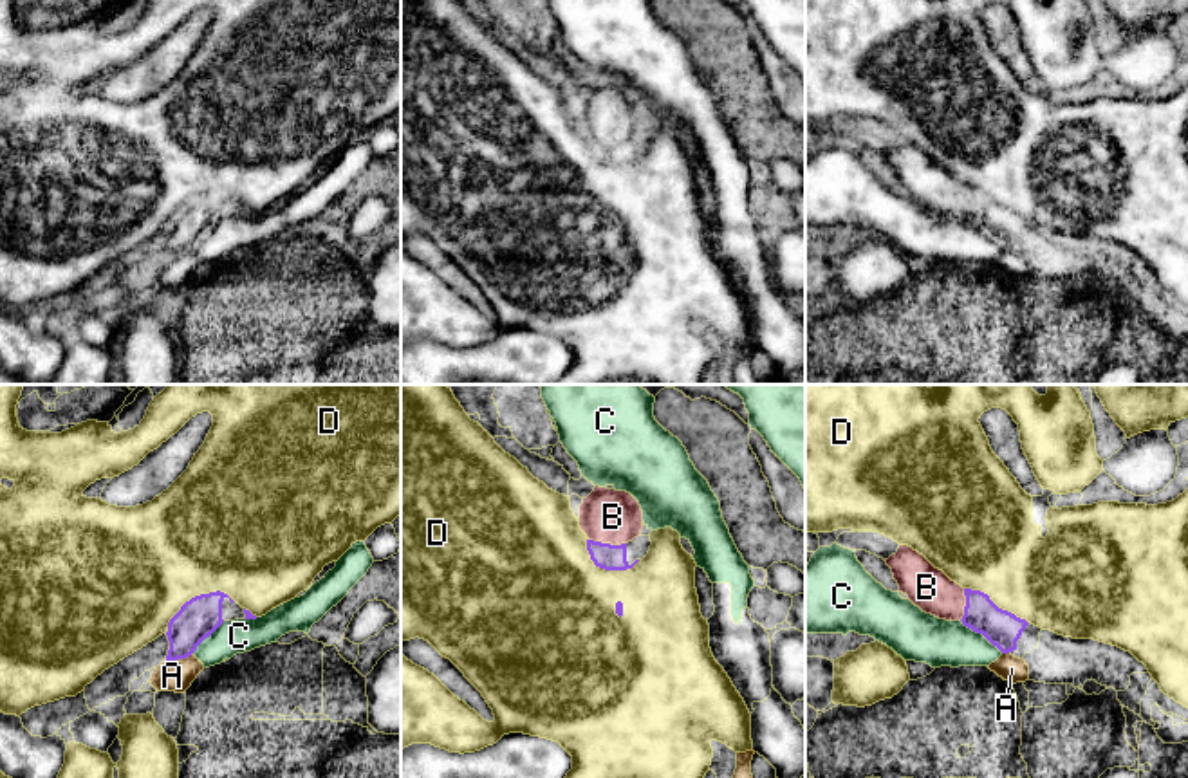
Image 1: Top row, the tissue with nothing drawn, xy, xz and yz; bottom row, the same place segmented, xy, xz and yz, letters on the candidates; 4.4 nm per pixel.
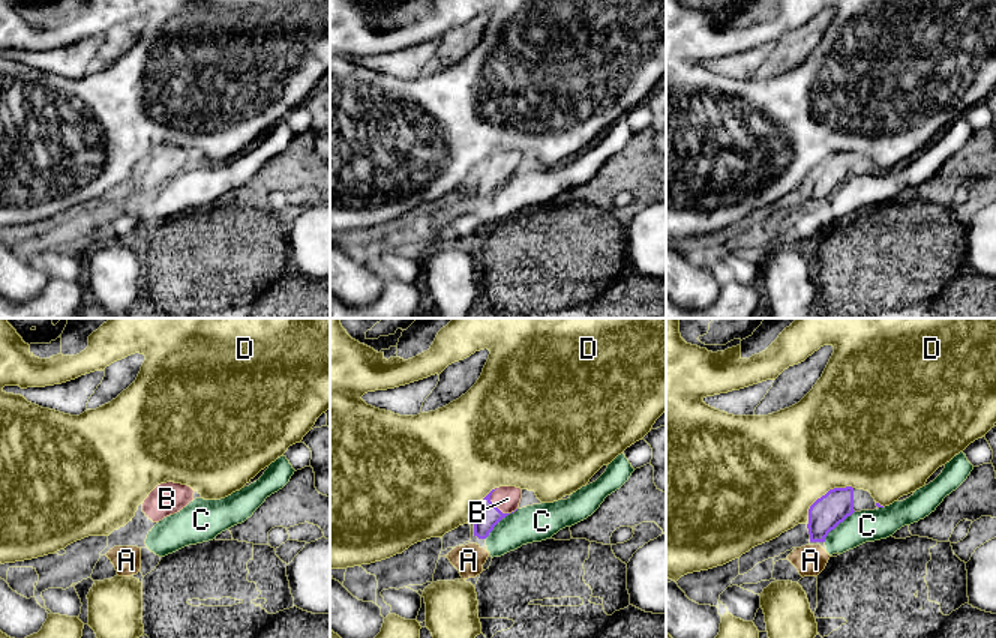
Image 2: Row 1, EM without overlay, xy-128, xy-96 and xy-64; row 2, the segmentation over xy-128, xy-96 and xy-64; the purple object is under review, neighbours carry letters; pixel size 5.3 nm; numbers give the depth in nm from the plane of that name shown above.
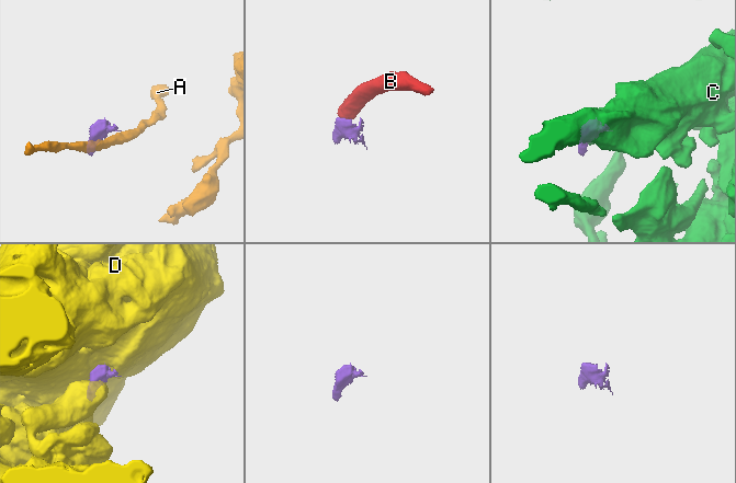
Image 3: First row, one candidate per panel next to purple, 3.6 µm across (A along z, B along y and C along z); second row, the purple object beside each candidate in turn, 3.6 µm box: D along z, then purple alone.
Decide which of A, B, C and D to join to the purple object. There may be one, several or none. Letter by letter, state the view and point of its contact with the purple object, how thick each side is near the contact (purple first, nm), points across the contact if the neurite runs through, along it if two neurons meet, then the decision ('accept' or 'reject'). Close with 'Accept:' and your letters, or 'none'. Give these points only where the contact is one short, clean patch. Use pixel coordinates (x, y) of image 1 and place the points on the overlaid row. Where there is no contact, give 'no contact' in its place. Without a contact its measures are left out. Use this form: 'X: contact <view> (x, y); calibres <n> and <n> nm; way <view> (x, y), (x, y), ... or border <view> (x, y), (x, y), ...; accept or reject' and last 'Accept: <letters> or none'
A: contact xy (179, 657); calibres 180 and 140 nm; border xy (192, 652), (181, 659), (167, 661); reject
B: contact xz (607, 544); calibres 120 and 240 nm; way xz (607, 556), (607, 544), (612, 517); accept
C: contact yz (981, 632); calibres 160 and 220 nm; border yz (961, 620), (1002, 652); reject
D: contact xy (195, 596); calibres 180 and 480 nm; reject
Accept: B

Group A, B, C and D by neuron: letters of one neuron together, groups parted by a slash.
A / B / C / D

